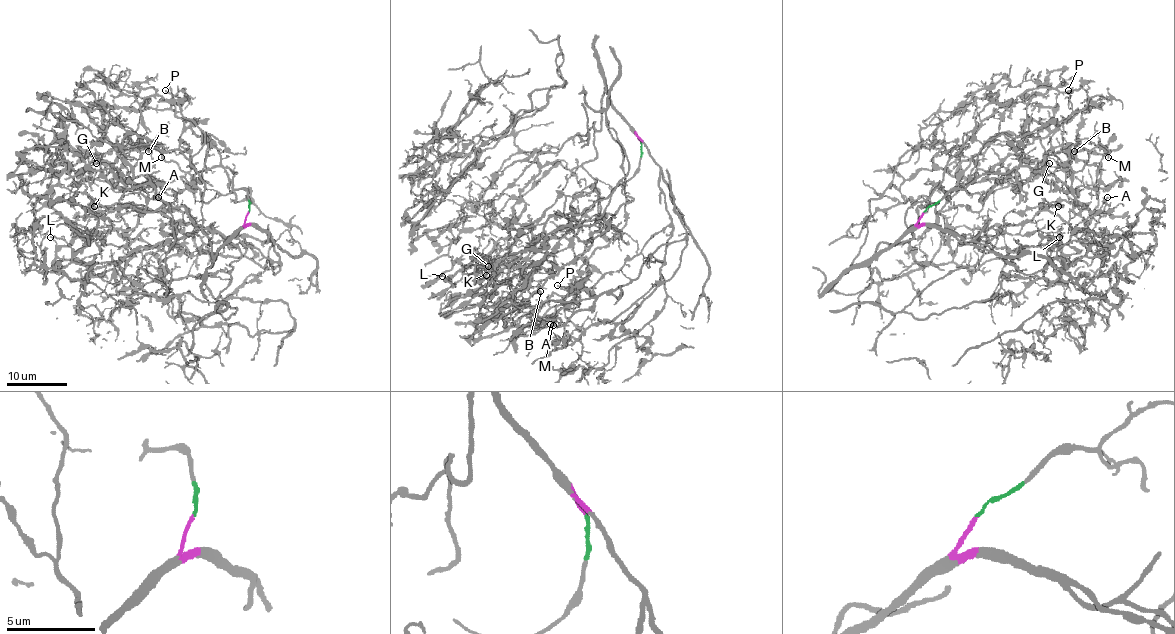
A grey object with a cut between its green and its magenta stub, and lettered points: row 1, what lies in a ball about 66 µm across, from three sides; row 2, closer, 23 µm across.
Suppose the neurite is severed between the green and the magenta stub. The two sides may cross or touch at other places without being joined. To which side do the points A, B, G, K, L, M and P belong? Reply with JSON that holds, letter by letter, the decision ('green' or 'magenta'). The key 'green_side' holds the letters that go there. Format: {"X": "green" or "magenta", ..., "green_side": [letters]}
{"A": "magenta", "B": "green", "G": "magenta", "K": "magenta", "L": "magenta", "M": "green", "P": "green", "green_side": ["B", "M", "P"]}

